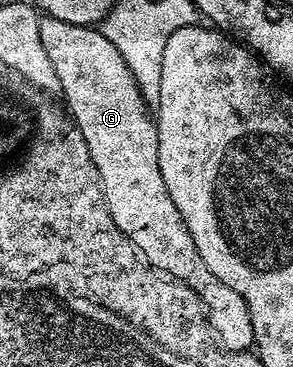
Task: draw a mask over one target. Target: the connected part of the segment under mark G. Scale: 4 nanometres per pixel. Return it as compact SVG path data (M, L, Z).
M48 17L42 18L39 25L39 38L43 40L43 49L47 49L47 57L51 57L55 77L59 77L61 82L60 94L65 95L64 106L72 122L79 129L83 141L87 141L91 161L95 161L95 169L101 178L105 204L115 225L119 225L121 232L136 245L137 250L145 256L145 260L155 270L164 271L172 279L182 279L201 298L201 304L205 306L209 316L209 326L213 328L214 335L226 351L250 350L254 342L251 313L247 301L239 297L235 289L223 285L223 281L219 281L219 277L215 277L215 273L207 269L203 257L199 257L199 249L195 249L195 241L191 241L191 233L179 209L175 209L175 201L171 201L171 193L167 193L163 173L159 173L159 137L154 116L150 112L149 115L145 112L146 101L136 85L131 69L124 63L115 45L107 40L96 26L71 25L67 21Z

